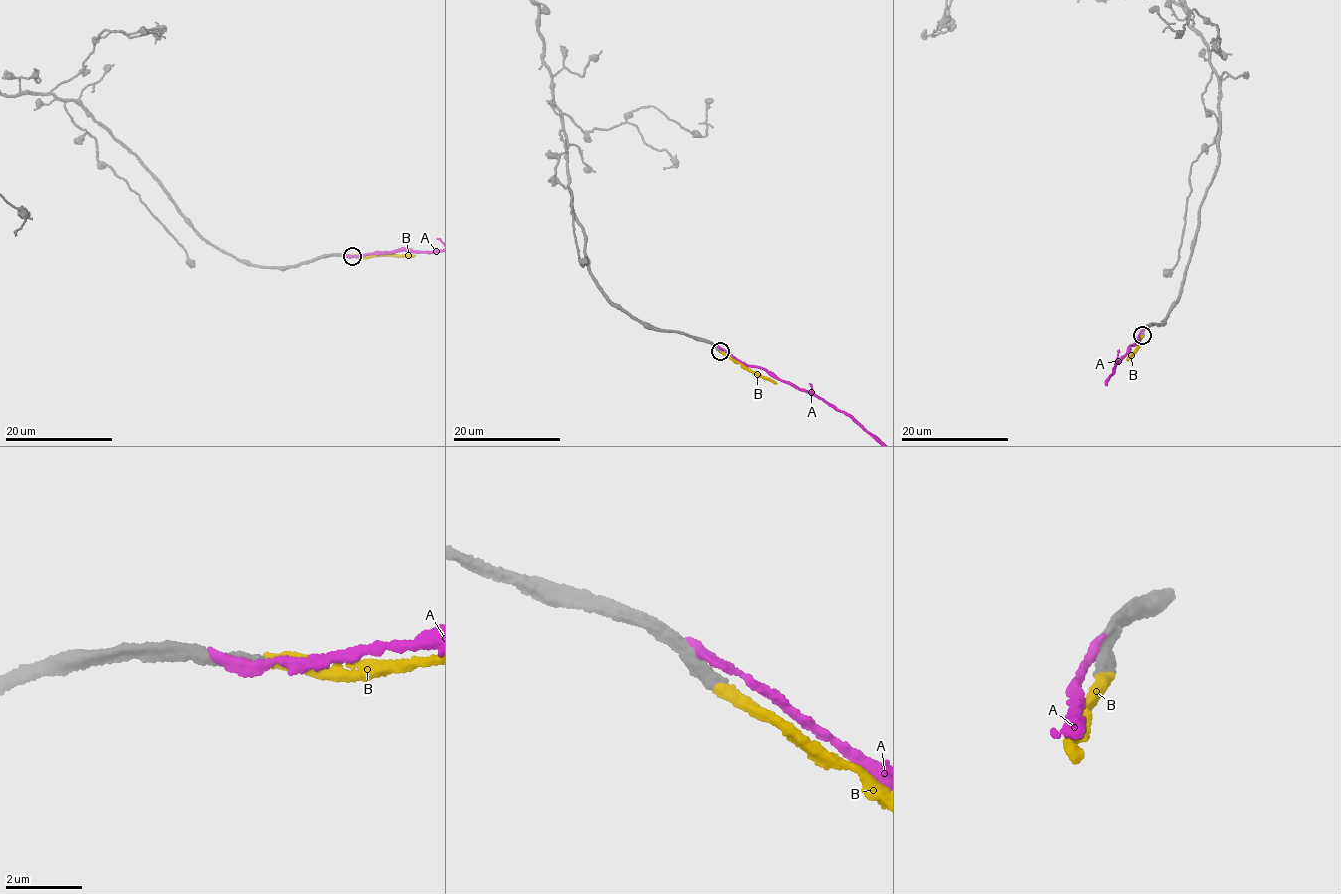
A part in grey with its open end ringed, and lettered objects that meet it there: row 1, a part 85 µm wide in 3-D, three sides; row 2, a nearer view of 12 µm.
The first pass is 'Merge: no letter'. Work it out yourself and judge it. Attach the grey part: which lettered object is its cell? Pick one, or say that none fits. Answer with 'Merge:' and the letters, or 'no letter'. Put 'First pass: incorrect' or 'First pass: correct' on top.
First pass: incorrect
Merge: B

